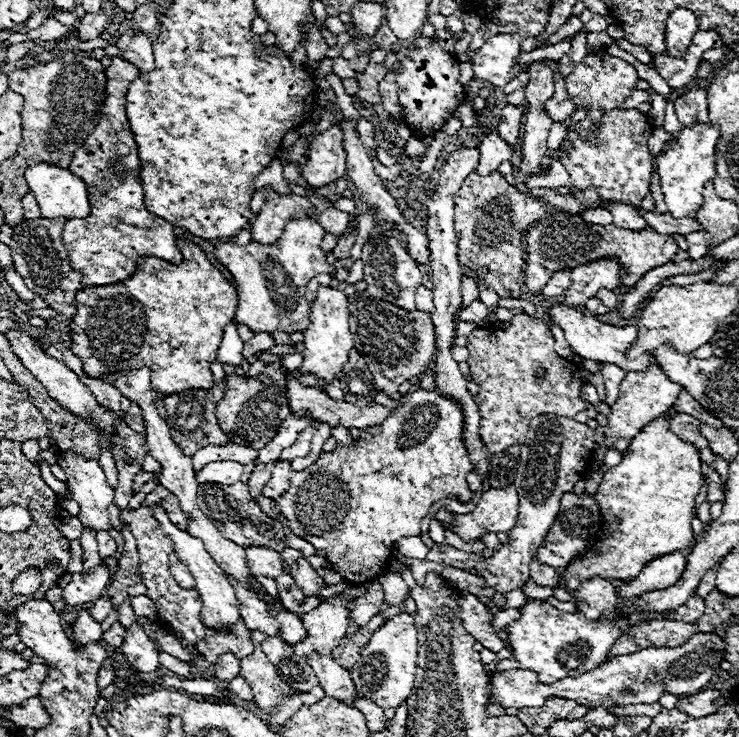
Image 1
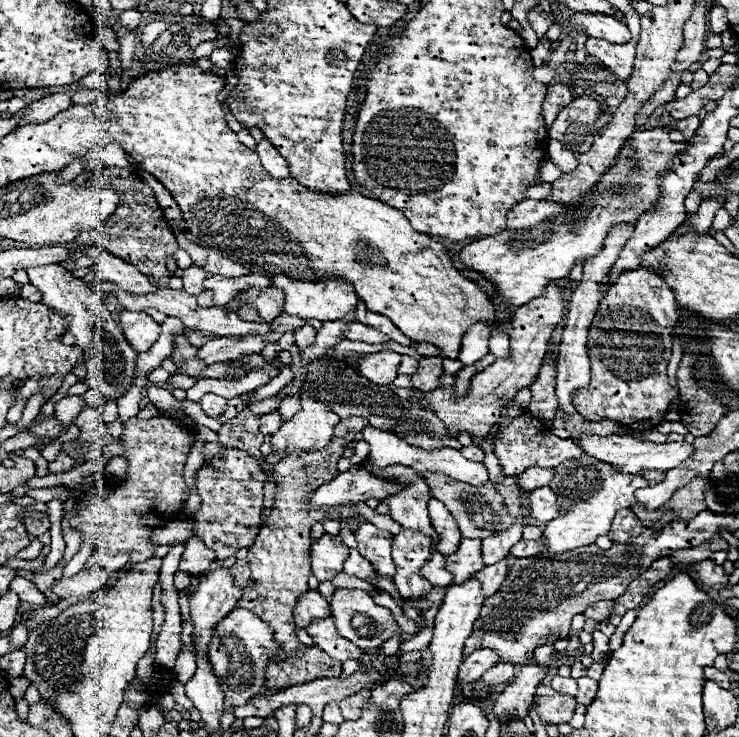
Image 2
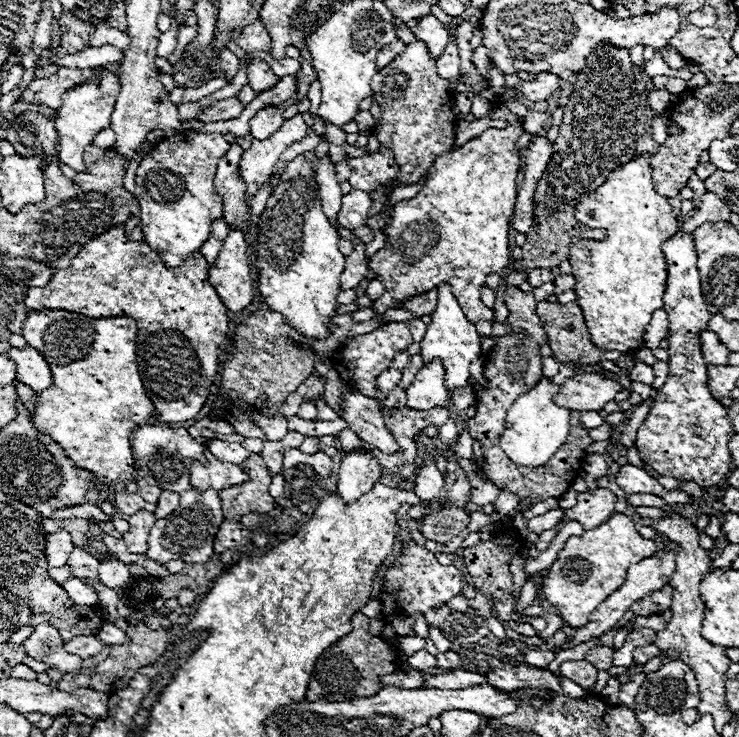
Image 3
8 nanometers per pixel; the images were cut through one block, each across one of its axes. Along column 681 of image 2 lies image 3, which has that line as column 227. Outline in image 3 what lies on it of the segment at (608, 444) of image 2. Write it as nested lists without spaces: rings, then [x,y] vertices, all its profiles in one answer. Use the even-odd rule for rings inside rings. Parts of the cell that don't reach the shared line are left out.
[[[212,440],[208,450],[220,460],[220,462],[226,462],[226,464],[242,464],[250,452],[242,446],[242,444],[236,444],[236,442],[224,442],[224,440]]]

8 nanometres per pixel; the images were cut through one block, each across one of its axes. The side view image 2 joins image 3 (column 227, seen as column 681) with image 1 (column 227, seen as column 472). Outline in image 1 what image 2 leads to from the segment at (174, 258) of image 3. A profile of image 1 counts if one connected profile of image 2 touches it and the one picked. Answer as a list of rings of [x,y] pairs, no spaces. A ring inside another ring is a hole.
[[[316,214],[306,218],[292,218],[284,226],[280,240],[262,246],[250,242],[238,246],[234,242],[218,242],[214,248],[214,258],[234,276],[238,290],[238,310],[234,322],[248,326],[254,332],[298,332],[310,326],[310,306],[304,298],[306,284],[318,272],[334,272],[328,264],[326,254],[320,248],[326,230],[320,226]]]

